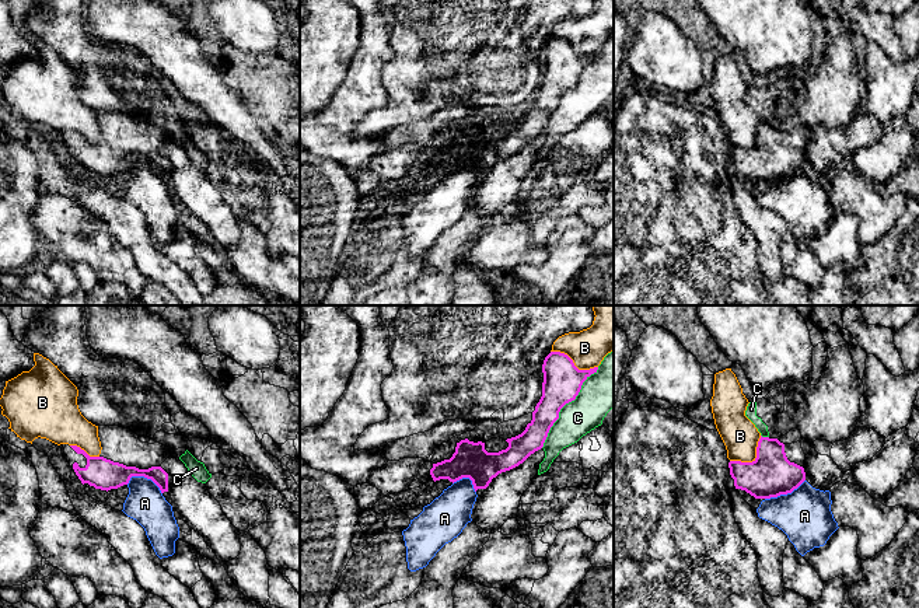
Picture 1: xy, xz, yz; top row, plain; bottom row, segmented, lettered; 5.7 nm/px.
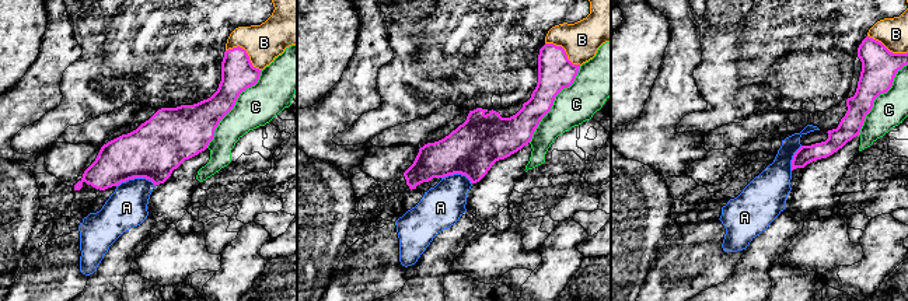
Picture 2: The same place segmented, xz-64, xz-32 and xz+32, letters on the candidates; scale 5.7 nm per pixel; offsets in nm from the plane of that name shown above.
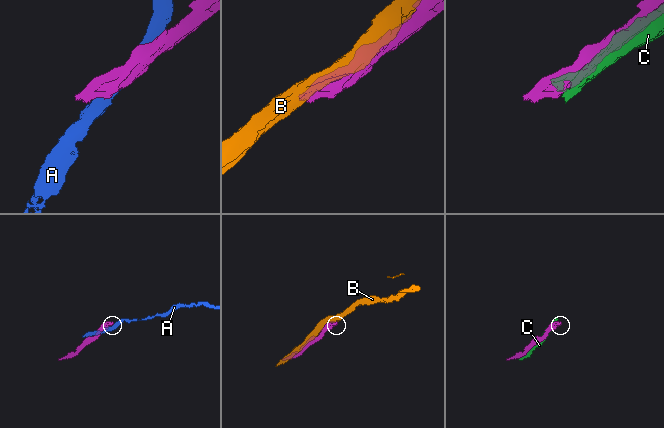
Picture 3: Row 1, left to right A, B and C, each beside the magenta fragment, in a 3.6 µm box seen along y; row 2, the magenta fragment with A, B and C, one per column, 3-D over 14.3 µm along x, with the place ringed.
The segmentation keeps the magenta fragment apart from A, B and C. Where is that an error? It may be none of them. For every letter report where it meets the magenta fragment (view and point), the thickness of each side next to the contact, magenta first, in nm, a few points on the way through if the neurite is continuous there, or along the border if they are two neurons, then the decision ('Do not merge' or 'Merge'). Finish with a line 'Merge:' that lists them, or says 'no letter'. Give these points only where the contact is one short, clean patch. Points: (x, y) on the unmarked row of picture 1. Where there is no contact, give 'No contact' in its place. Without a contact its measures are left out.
A: Touches magenta at xy (144, 163). Thickness 180 nm (magenta) against 220 nm. Do not merge
B: Touches magenta at xz (573, 49). Thickness 220 nm (magenta) against 220 nm. Do not merge
C: Touches magenta at xz (563, 91). Thickness 220 nm (magenta) against 220 nm. Do not merge
Merge: no letter

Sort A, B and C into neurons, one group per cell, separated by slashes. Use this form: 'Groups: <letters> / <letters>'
Groups: A / B / C

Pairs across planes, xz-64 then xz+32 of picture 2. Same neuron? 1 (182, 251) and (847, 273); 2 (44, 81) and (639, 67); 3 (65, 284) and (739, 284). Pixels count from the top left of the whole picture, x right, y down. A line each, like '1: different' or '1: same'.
1: different
2: different
3: different

